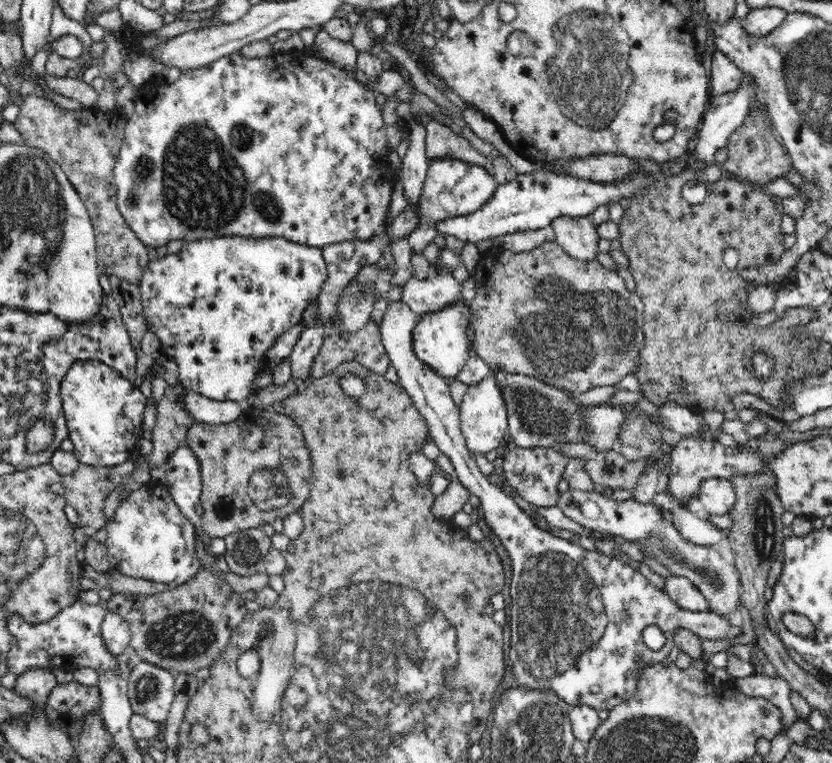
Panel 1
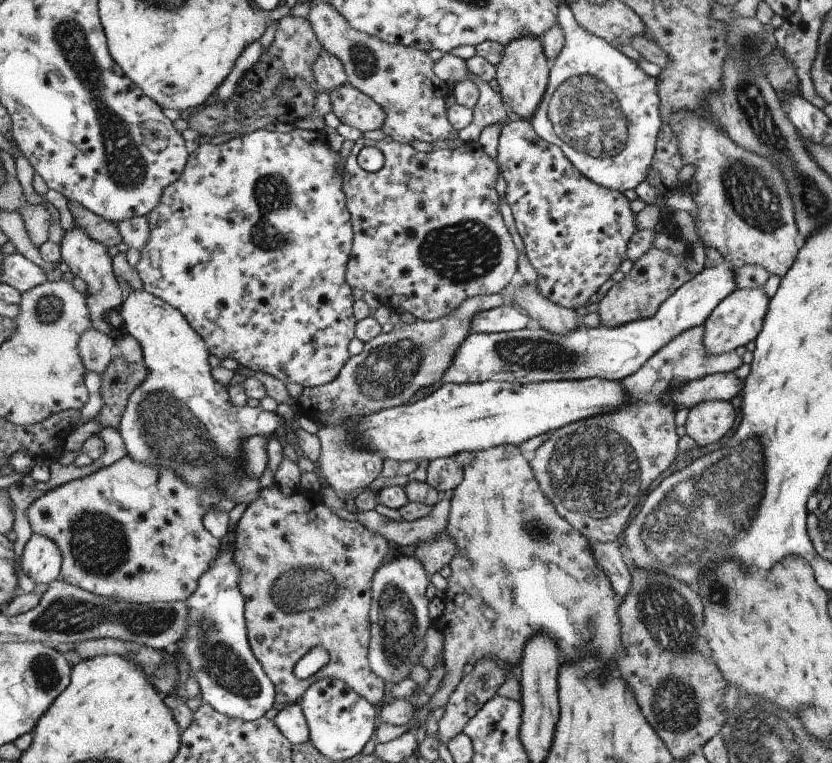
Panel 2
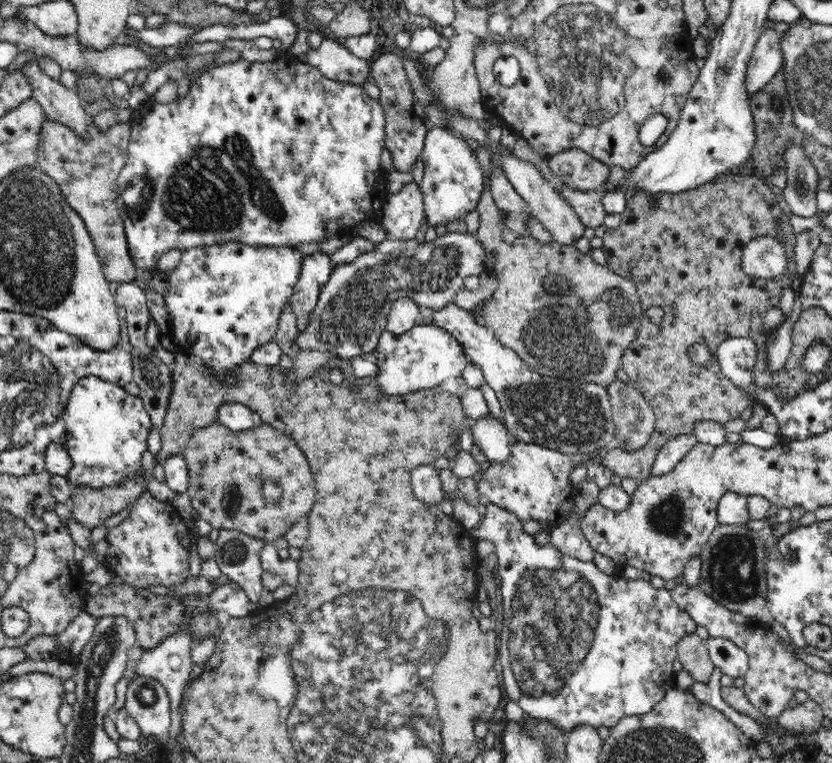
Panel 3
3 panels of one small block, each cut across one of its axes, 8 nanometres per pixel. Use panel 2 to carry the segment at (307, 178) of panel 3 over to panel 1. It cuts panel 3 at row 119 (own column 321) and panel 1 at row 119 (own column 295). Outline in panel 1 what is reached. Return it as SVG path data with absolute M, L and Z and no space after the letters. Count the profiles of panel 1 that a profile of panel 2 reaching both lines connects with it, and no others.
M236 52L229 54L228 56L220 57L218 60L212 61L210 64L203 65L197 69L184 69L178 77L178 80L172 84L166 82L166 79L162 78L160 75L148 82L146 86L139 91L136 90L136 88L133 88L129 82L126 82L120 90L116 90L115 100L123 107L127 118L124 140L122 141L119 155L117 156L115 167L113 168L117 205L121 215L128 223L128 226L136 233L136 237L138 237L146 247L152 246L162 251L170 240L182 239L185 242L188 242L196 239L213 239L223 236L243 236L256 237L257 239L282 237L291 241L296 241L298 244L312 245L313 247L322 249L326 244L336 244L337 242L344 242L344 240L370 240L372 236L385 232L384 224L386 224L386 216L388 216L388 207L390 206L390 196L392 196L392 190L394 190L396 177L393 169L389 166L389 161L387 159L389 153L389 147L387 146L387 128L382 119L382 107L375 101L376 92L374 92L372 88L368 88L366 85L360 83L358 79L350 75L349 71L338 68L330 62L326 64L326 62L322 62L322 58L320 60L316 58L316 60L312 62L316 68L314 68L314 70L312 70L312 68L308 70L308 68L302 66L302 62L300 62L300 60L308 58L308 56L310 56L310 54L306 54L306 56L286 56L286 54L279 52L267 57L246 58L239 52Z

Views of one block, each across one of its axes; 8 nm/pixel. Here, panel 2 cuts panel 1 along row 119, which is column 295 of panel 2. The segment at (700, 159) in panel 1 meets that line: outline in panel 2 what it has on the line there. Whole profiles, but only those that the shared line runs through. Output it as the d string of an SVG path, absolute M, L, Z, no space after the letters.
M298 702L278 707L278 713L273 721L292 744L309 742L308 723Z

